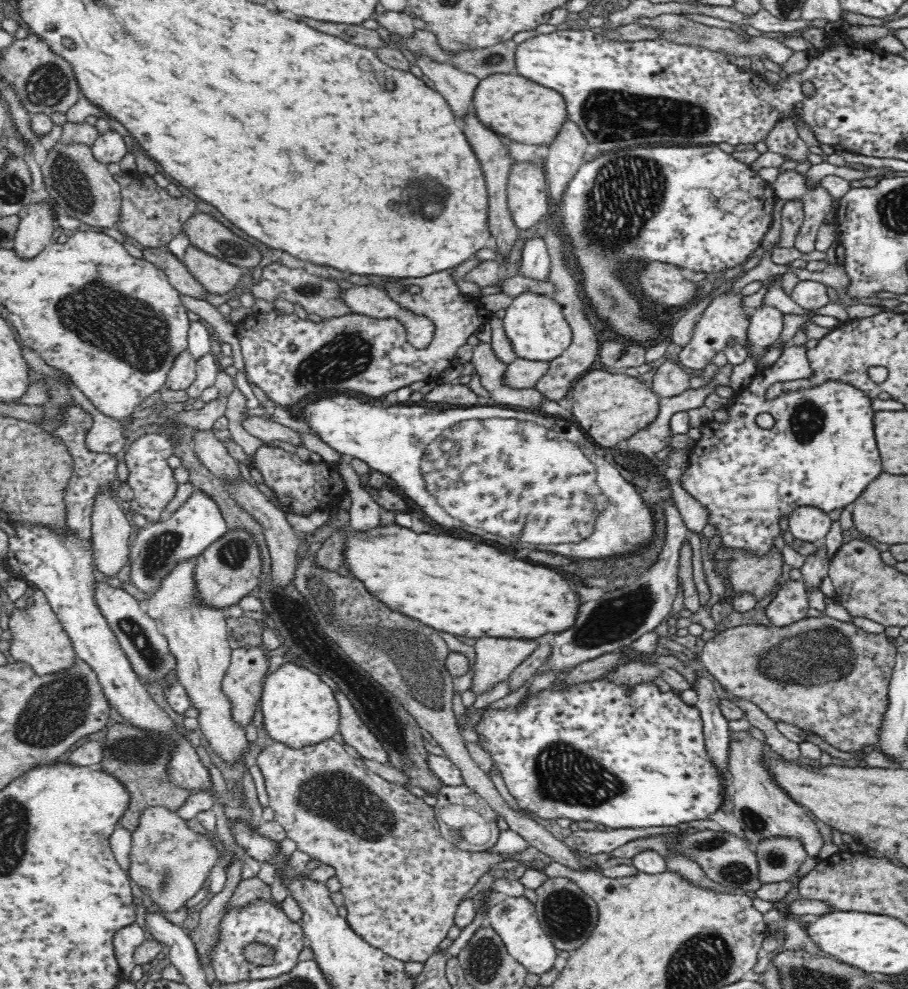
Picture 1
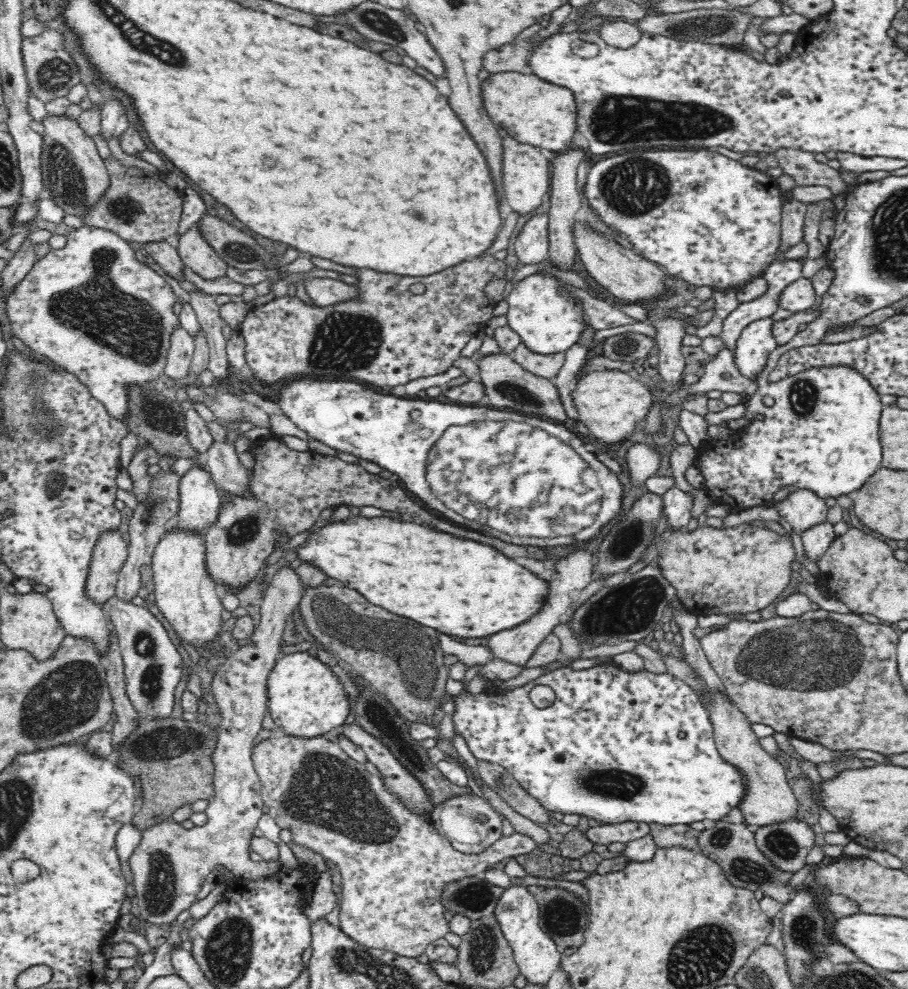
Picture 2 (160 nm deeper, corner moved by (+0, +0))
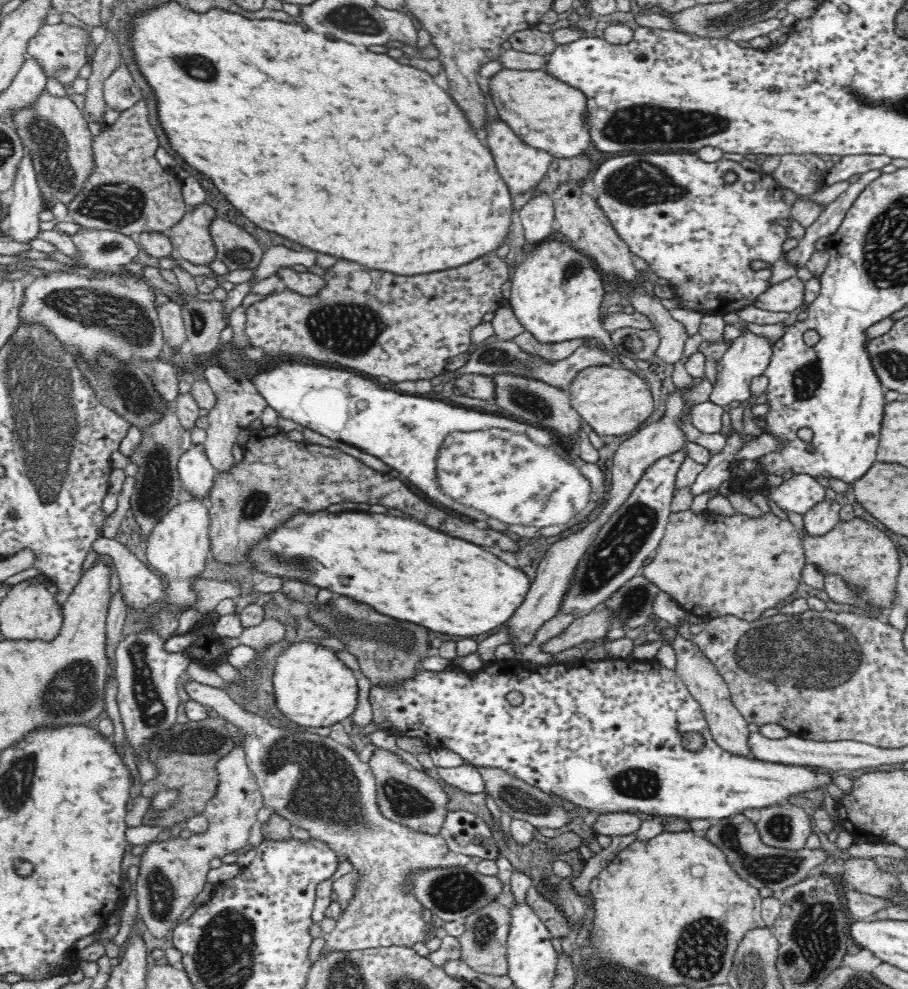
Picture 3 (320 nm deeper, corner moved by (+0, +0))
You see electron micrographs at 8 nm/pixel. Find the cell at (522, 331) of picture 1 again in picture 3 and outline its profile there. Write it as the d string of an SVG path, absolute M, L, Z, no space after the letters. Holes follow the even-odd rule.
M546 239L528 246L511 282L509 304L515 317L540 342L564 342L589 336L609 342L610 333L600 323L600 306L606 293L602 272L594 259L572 242Z

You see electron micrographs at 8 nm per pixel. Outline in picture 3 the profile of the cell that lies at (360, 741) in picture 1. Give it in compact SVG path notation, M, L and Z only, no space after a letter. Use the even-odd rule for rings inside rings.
M381 747L376 749L368 764L375 777L376 803L384 817L424 834L435 835L441 831L449 811L449 796L438 781Z

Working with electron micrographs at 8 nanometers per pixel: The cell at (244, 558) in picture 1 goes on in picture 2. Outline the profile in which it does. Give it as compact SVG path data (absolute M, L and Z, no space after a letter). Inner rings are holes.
M270 436L253 442L249 451L253 456L254 466L251 468L252 475L248 476L246 492L244 494L229 494L229 492L226 492L228 500L222 500L220 508L218 508L218 514L216 514L216 520L202 532L203 539L205 540L206 568L209 575L214 579L214 582L228 584L234 590L246 586L256 576L258 570L262 568L262 560L268 558L274 552L276 543L282 537L290 538L295 534L309 530L316 524L316 520L320 518L322 510L326 510L328 507L336 508L342 504L358 507L375 506L382 510L392 510L392 512L398 510L402 514L414 516L416 522L420 522L420 524L424 522L424 526L430 526L434 530L448 532L448 534L460 536L460 538L478 540L478 542L484 542L488 546L494 546L496 550L500 550L502 554L506 554L510 558L528 556L528 550L534 550L530 546L514 546L514 544L510 542L506 544L506 542L502 542L498 538L488 538L488 536L482 536L482 534L472 532L472 530L456 528L456 526L436 518L428 510L422 510L422 506L418 502L414 502L406 494L406 490L404 490L403 486L398 485L398 481L392 481L380 477L378 474L372 474L358 463L346 462L336 457L336 455L320 454L311 449L296 451L289 448L280 438Z

